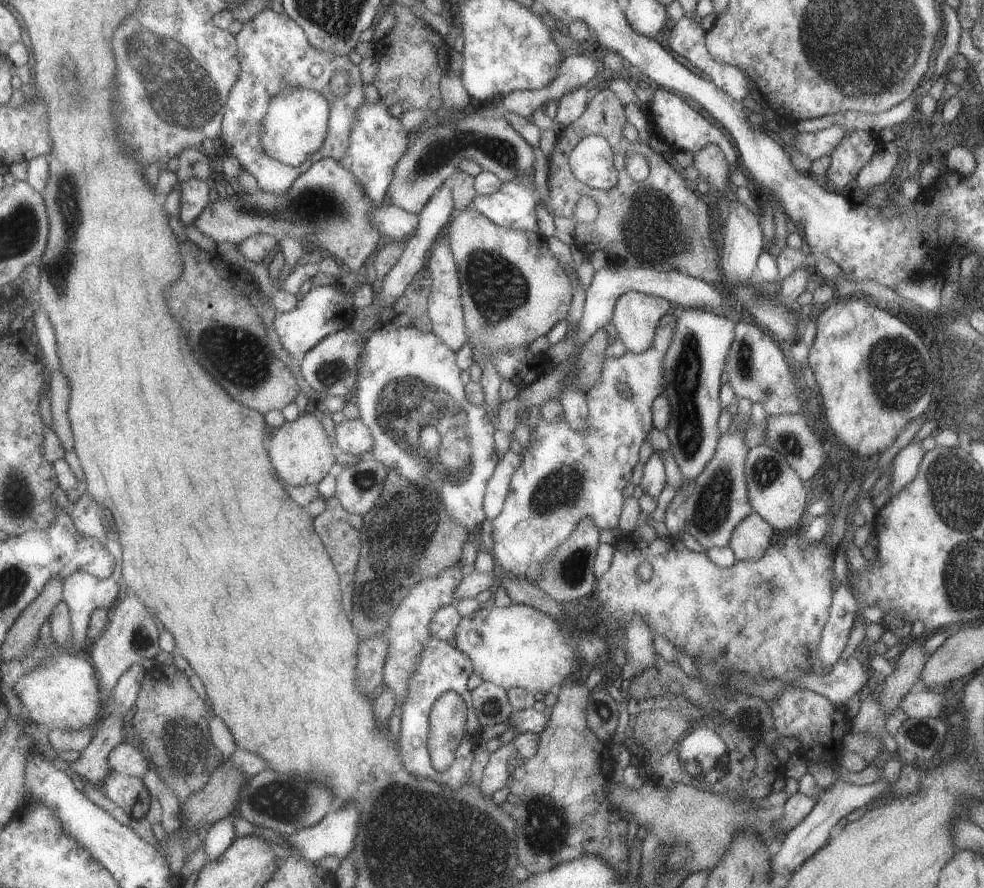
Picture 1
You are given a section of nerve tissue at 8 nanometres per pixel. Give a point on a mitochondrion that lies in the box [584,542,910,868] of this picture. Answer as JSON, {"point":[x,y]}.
{"point":[752,657]}

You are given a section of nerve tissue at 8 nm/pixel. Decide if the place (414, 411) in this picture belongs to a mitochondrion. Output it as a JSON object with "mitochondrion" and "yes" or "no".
{"mitochondrion":"yes"}

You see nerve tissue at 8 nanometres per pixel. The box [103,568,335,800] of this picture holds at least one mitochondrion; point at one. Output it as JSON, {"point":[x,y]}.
{"point":[181,746]}

